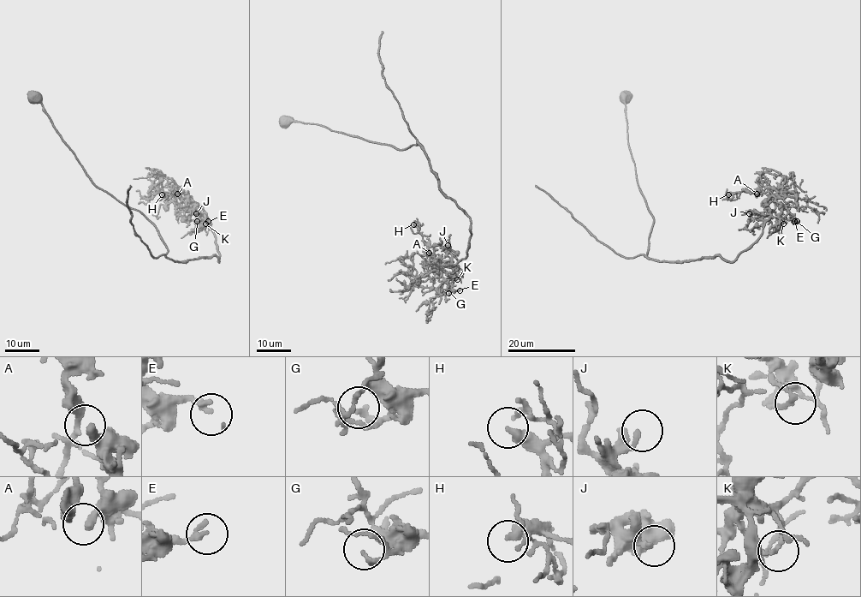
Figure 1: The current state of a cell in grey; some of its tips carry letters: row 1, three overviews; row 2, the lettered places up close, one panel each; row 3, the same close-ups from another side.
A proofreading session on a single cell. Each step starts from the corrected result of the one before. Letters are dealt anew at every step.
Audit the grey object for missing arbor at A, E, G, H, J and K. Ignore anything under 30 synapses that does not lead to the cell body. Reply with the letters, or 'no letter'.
A

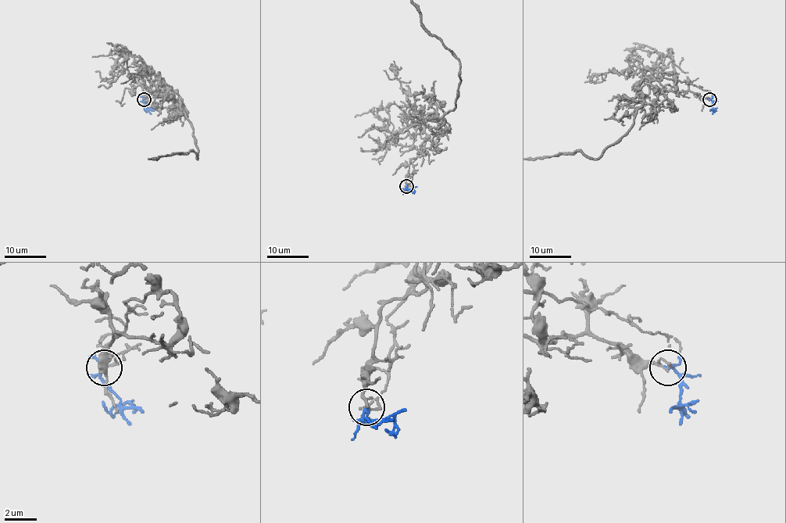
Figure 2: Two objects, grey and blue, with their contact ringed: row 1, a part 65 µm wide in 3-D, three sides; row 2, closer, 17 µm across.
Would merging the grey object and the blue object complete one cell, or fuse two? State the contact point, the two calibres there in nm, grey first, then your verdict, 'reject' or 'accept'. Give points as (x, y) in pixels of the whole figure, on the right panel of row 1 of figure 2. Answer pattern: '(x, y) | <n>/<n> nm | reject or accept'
(709, 99) | 140/100 nm | accept

